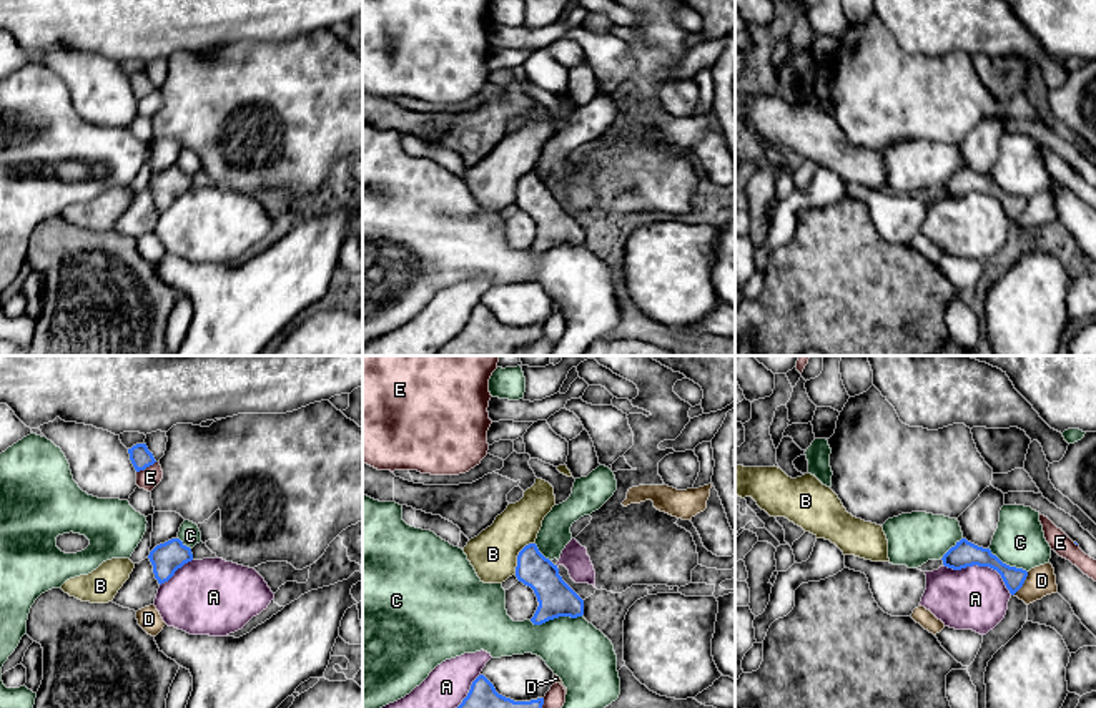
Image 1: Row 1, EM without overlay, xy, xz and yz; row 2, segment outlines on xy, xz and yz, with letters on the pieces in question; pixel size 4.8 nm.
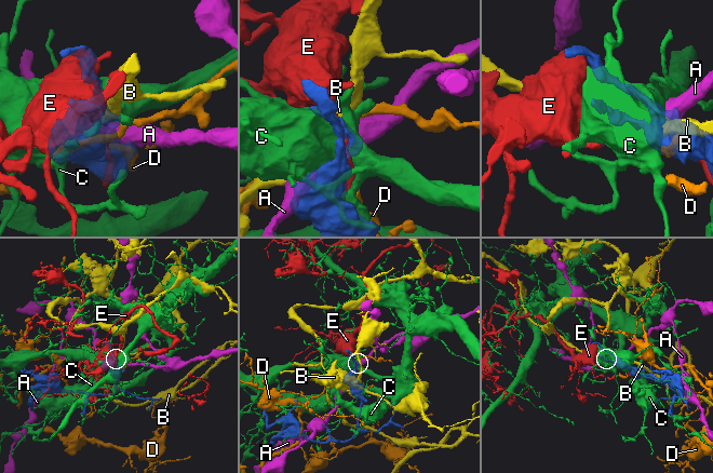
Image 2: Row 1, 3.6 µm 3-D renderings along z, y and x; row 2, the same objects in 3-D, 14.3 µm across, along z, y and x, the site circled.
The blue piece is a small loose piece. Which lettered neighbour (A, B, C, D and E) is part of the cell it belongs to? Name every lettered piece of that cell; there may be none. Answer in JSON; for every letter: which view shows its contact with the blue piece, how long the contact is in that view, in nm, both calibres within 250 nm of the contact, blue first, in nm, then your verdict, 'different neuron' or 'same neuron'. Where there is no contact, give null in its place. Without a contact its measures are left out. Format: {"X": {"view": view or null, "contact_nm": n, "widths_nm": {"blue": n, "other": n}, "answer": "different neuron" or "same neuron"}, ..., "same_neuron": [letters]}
{"A": {"view": "yz", "contact_nm": 360, "widths_nm": {"blue": 130, "other": 300}, "answer": "different neuron"}, "B": {"view": "xz", "contact_nm": 190, "widths_nm": {"blue": 160, "other": 240}, "answer": "different neuron"}, "C": {"view": "xz", "contact_nm": 260, "widths_nm": {"blue": 180, "other": 300}, "answer": "same neuron"}, "D": {"view": "yz", "contact_nm": 130, "widths_nm": {"blue": 100, "other": 140}, "answer": "different neuron"}, "E": {"view": "xy", "contact_nm": 110, "widths_nm": {"blue": 100, "other": 100}, "answer": "different neuron"}, "same_neuron": ["C"]}

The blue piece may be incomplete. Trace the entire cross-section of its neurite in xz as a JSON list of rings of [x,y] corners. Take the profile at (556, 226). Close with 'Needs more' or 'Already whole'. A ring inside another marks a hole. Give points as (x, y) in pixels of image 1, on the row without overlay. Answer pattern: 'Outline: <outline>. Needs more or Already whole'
Outline: [[[529,171],[519,179],[516,204],[537,224],[539,234],[531,246],[534,253],[559,244],[584,243],[584,228],[562,208],[557,193],[546,186],[536,171]]]. Already whole

